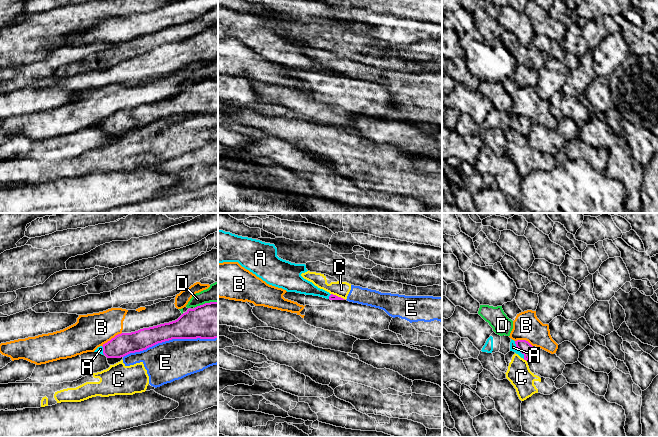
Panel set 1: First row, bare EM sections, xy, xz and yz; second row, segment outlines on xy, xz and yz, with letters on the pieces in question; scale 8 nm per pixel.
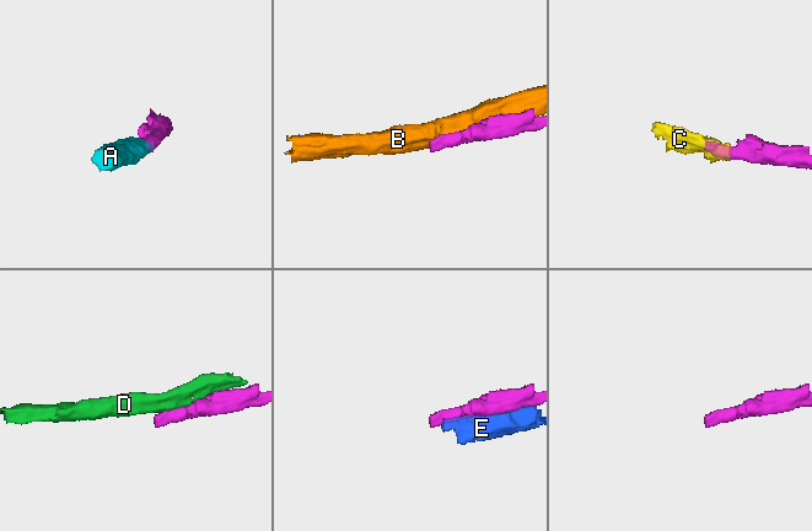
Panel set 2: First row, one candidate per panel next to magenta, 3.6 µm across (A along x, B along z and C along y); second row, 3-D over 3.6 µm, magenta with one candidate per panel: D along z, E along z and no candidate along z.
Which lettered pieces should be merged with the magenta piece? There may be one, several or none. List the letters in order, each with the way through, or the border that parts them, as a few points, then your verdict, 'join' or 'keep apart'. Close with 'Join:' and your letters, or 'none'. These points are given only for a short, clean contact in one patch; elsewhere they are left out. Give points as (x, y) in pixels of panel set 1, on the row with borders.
A: runs through yz (524, 347), (518, 349), (513, 347); join
B: keep apart
C: border along xz (331, 293), (345, 299); keep apart
D: keep apart
E: keep apart
Join: A

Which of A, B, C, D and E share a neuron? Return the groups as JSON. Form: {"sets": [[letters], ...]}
{"sets": [["A"], ["B"], ["C", "E"], ["D"]]}

